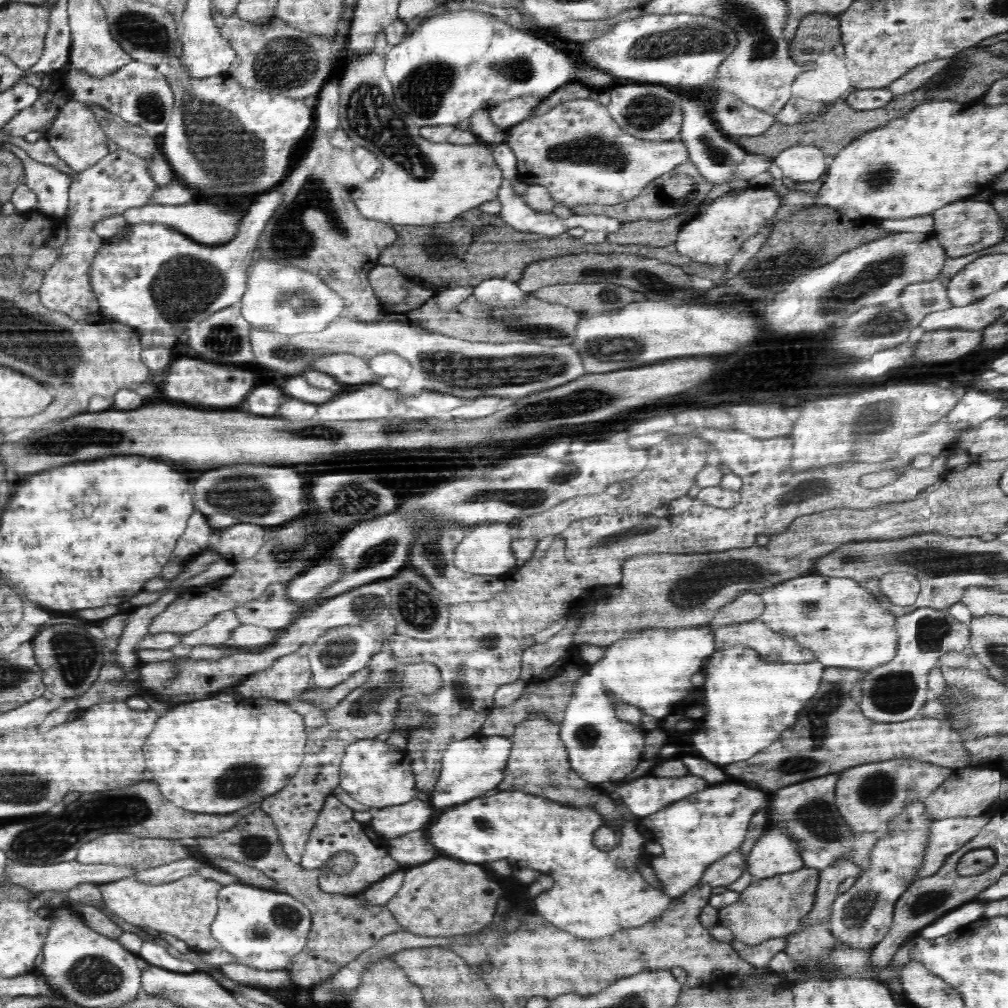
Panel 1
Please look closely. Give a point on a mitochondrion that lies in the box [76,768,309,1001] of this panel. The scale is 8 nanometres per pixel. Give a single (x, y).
(284, 917)

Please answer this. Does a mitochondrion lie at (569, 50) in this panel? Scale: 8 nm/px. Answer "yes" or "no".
no

